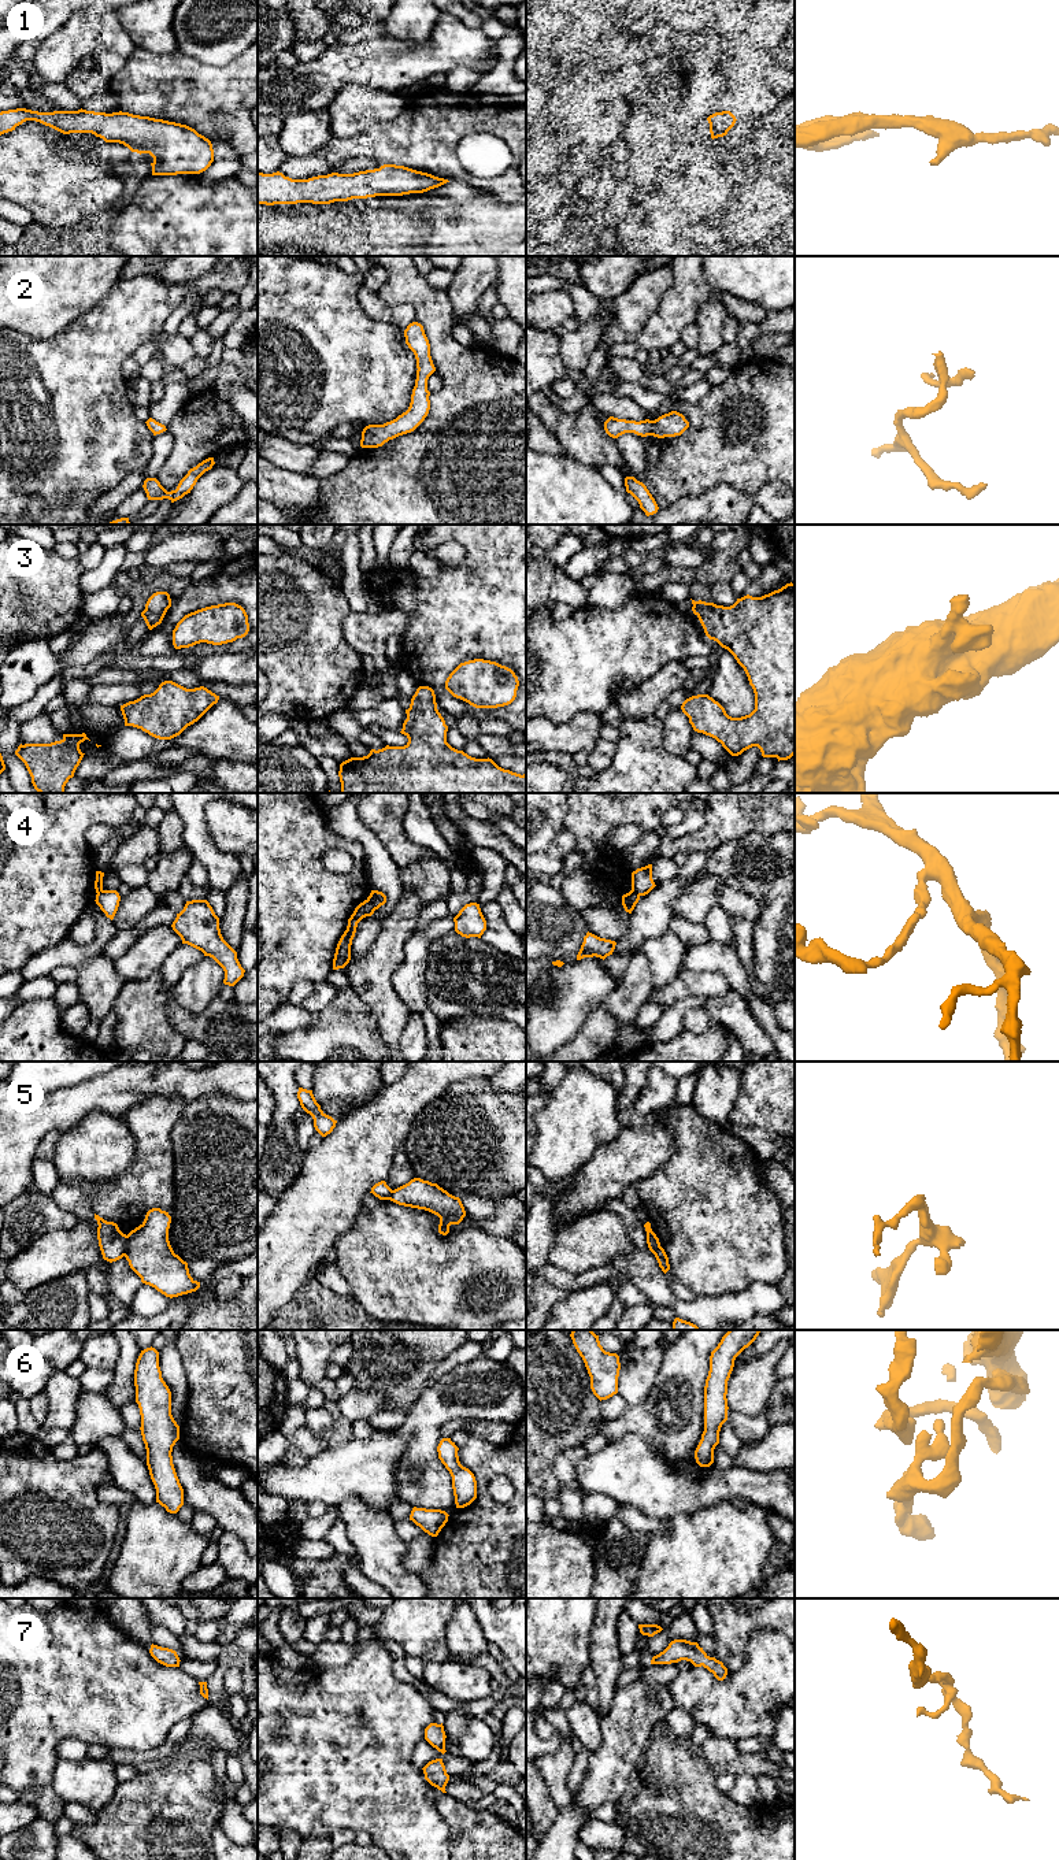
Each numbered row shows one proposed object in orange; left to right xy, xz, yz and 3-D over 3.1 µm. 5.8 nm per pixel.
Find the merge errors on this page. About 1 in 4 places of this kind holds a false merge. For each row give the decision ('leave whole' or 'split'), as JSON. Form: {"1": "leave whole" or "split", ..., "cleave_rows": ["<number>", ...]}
{"1": "leave whole", "2": "leave whole", "3": "leave whole", "4": "split", "5": "leave whole", "6": "leave whole", "7": "leave whole", "cleave_rows": ["4"]}

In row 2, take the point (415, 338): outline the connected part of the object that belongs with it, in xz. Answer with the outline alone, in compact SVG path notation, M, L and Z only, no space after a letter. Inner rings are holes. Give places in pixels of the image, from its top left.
M412 322L404 330L406 344L416 359L416 379L411 394L411 403L406 412L384 425L369 425L362 431L362 448L378 448L389 440L414 431L427 416L430 410L430 392L427 379L436 371L430 356L430 344L423 326Z

